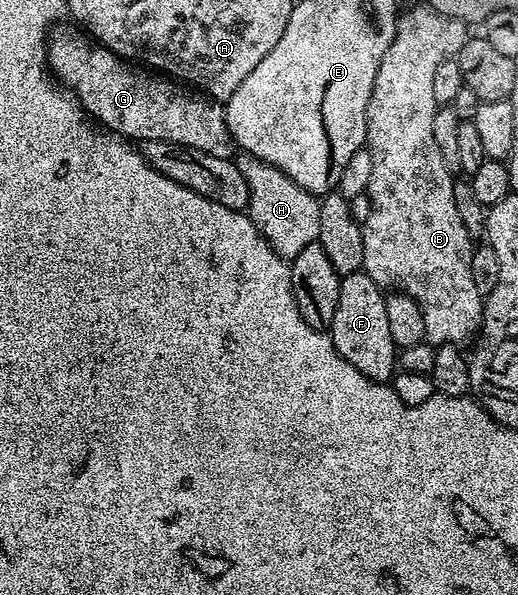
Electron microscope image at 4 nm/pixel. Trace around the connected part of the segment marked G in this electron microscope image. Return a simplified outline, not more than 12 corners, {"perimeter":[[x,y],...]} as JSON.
{"perimeter":[[73,25],[51,75],[105,129],[235,157],[226,107]]}

